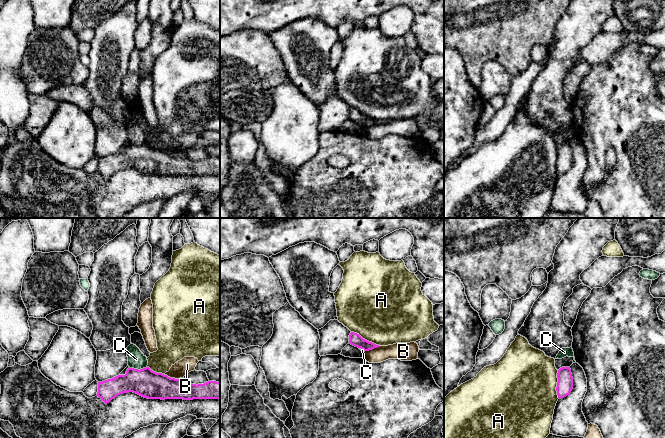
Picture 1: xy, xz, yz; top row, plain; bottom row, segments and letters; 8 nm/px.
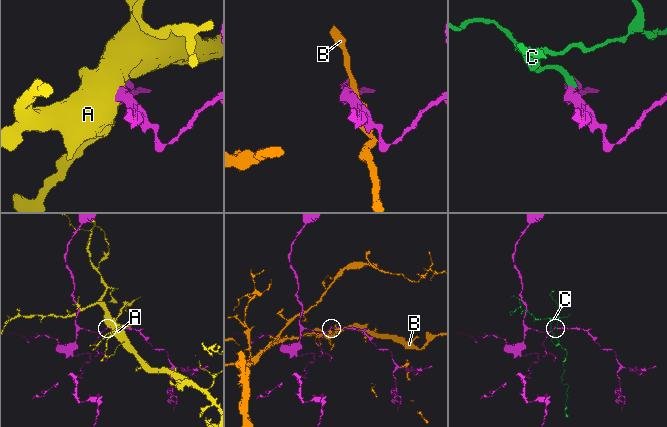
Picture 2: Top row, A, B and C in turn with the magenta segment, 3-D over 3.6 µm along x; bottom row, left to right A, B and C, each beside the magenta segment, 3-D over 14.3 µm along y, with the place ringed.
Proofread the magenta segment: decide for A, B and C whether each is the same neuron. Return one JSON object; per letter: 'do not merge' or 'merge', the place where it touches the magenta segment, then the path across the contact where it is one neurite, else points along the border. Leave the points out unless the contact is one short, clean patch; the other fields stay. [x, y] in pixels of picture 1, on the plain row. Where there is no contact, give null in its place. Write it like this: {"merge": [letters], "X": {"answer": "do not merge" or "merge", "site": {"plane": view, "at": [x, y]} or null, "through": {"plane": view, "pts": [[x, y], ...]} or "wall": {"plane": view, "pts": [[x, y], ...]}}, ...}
{"merge": [], "A": {"answer": "do not merge", "site": {"plane": "xz", "at": [364, 115]}}, "B": {"answer": "do not merge", "site": {"plane": "xy", "at": [174, 154]}}, "C": {"answer": "do not merge", "site": {"plane": "xy", "at": [137, 145]}, "wall": {"plane": "xy", "pts": [[129, 142], [135, 145], [146, 143]]}}}

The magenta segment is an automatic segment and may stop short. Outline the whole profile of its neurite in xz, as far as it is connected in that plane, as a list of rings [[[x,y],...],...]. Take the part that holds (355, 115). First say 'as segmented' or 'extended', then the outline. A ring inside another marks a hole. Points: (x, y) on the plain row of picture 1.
as segmented | [[[351,108],[349,111],[349,120],[355,123],[361,124],[364,127],[369,127],[369,126],[379,123],[379,121],[376,121],[372,118],[369,118],[363,115],[359,110],[354,109],[354,108]]]

